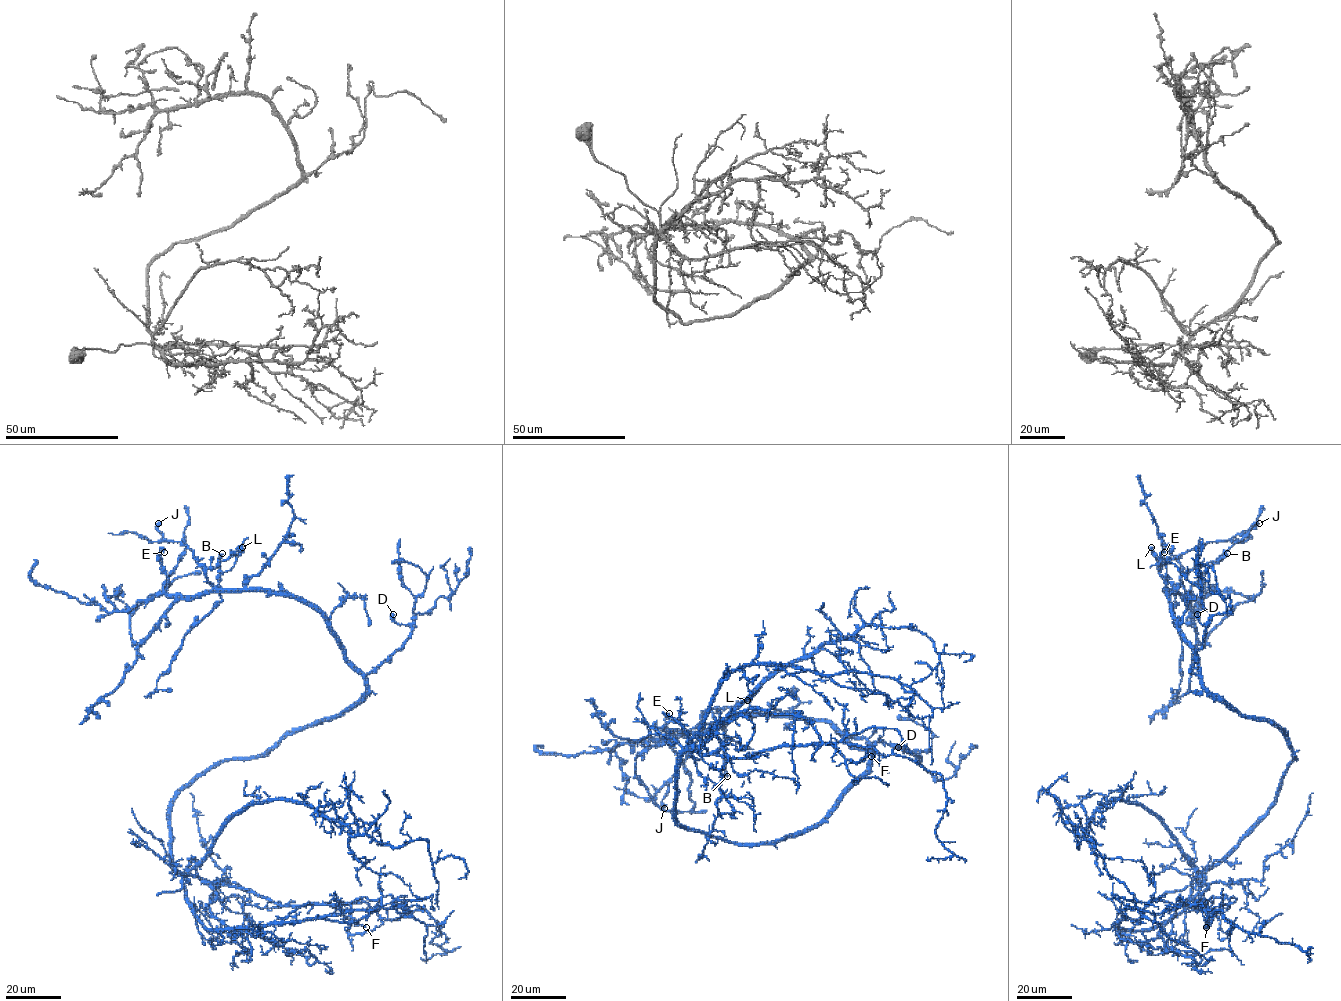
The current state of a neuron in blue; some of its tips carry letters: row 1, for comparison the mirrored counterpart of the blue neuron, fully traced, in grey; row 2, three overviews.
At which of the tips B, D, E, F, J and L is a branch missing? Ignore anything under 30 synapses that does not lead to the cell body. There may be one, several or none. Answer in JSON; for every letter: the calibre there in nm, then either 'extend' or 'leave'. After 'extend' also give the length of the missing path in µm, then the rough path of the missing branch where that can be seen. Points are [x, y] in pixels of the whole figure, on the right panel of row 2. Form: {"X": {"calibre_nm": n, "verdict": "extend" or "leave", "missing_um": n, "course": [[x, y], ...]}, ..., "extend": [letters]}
{"B": {"calibre_nm": 550, "verdict": "leave"}, "D": {"calibre_nm": 360, "verdict": "leave"}, "E": {"calibre_nm": 320, "verdict": "leave"}, "F": {"calibre_nm": 240, "verdict": "leave"}, "J": {"calibre_nm": 650, "verdict": "leave"}, "L": {"calibre_nm": 600, "verdict": "leave"}, "extend": []}

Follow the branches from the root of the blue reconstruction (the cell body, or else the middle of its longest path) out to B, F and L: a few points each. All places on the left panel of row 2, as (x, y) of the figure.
B: (240, 758), (339, 715), (366, 678), (300, 600), (219, 590), (222, 553)
F: (240, 758), (213, 764), (178, 794), (170, 815), (172, 865), (281, 905), (329, 904), (366, 927)
L: (240, 758), (264, 757), (366, 690), (317, 611), (209, 582), (206, 570), (242, 547)

